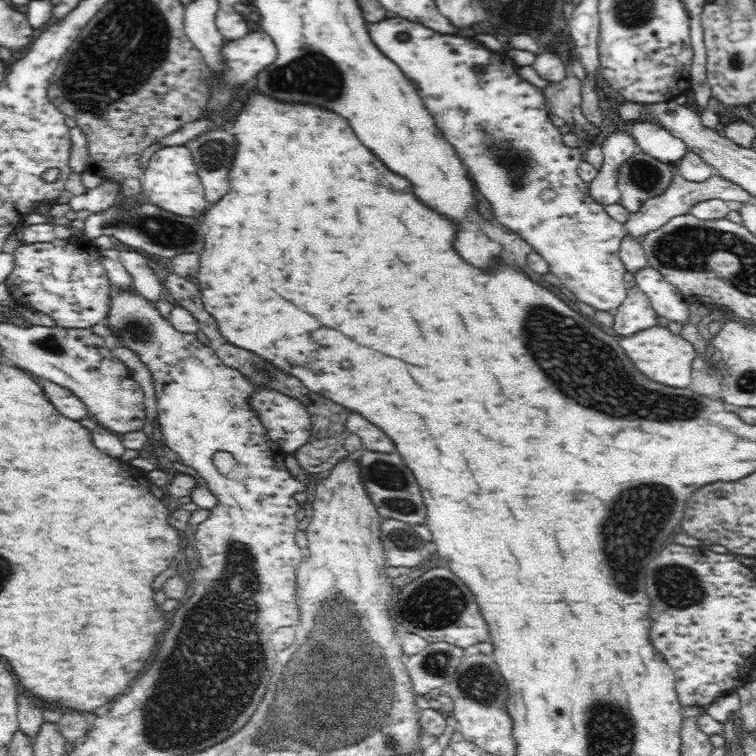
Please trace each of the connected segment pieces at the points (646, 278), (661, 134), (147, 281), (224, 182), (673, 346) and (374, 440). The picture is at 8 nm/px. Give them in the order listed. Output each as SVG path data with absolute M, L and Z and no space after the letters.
M648 266L635 272L633 277L636 286L648 297L658 316L678 322L682 326L688 322L690 310L684 301L683 294L666 282L658 271Z
M635 122L629 134L640 152L650 158L656 158L656 161L676 164L688 153L687 145L660 125Z
M120 250L118 260L130 274L135 290L155 306L155 303L162 299L163 295L160 272L156 271L149 264L150 260L137 250Z
M212 130L186 142L196 165L196 172L204 184L208 202L218 202L228 192L228 172L236 154L236 138L224 130Z
M656 325L640 331L630 338L620 340L620 346L638 372L644 374L648 380L654 380L656 383L672 388L686 388L691 384L692 364L698 354L690 341L679 334L675 335L668 327Z
M351 412L346 419L345 425L354 434L360 436L361 442L368 451L388 453L396 450L392 440L378 426L374 426L372 422L368 422L366 418L362 418L358 413Z

